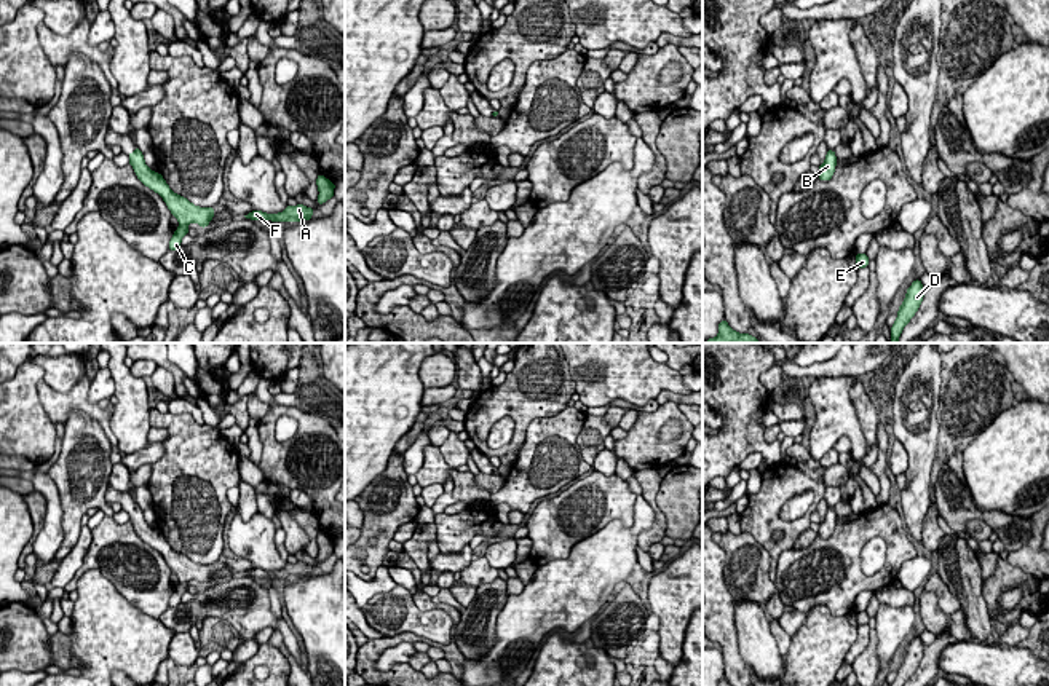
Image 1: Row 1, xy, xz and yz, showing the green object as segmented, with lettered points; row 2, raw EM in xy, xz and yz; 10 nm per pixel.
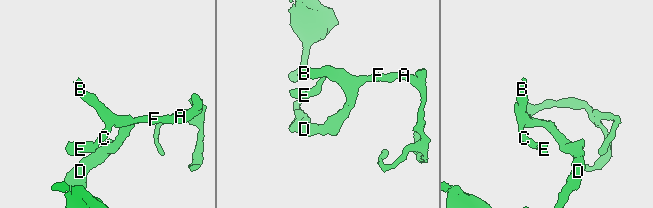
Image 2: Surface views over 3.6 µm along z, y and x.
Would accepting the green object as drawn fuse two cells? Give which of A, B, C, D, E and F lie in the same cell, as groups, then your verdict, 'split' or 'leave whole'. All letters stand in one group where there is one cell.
groups A B C D E F; leave whole

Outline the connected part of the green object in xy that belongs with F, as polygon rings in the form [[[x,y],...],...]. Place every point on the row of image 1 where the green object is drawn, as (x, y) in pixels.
[[[303,204],[297,206],[286,206],[286,209],[279,214],[265,214],[262,211],[252,211],[246,219],[251,220],[271,220],[271,222],[300,222],[300,220],[310,220],[315,211],[311,207],[307,207]]]

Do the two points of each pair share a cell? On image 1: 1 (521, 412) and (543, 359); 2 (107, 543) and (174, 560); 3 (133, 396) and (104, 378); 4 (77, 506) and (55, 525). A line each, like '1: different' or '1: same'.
1: same
2: different
3: different
4: different

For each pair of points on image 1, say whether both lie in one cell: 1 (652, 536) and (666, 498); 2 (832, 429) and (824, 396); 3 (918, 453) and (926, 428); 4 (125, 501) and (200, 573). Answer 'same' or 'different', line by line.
1: different
2: same
3: same
4: same

